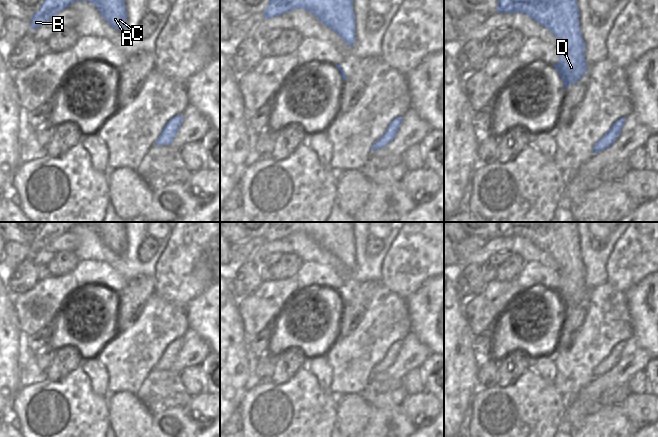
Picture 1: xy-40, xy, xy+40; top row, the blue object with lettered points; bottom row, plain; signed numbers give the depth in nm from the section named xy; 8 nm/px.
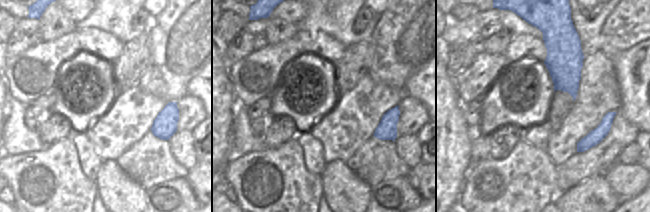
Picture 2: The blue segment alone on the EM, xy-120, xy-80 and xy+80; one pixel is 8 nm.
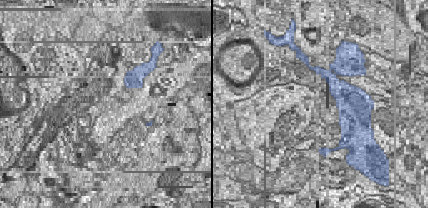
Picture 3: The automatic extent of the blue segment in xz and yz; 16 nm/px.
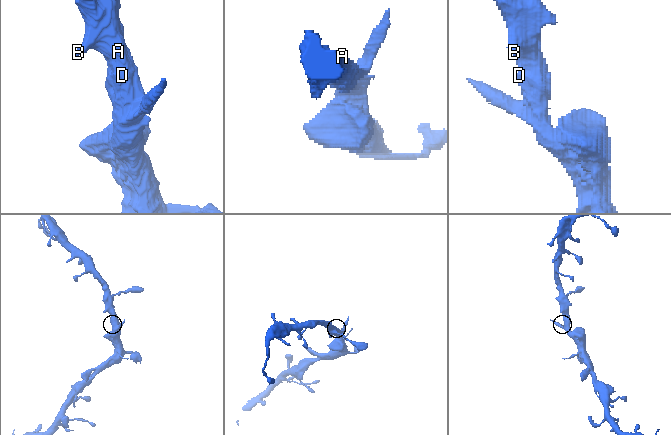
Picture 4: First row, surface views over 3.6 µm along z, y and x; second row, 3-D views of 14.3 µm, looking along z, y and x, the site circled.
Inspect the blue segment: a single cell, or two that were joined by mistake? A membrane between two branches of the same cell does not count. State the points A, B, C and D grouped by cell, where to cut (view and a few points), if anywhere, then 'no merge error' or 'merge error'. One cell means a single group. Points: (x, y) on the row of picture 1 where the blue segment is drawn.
A B C D; no cut; no merge error

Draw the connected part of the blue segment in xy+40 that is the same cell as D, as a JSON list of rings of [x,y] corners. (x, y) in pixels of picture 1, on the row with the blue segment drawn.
[[[498,0],[497,13],[524,13],[557,38],[559,62],[553,66],[563,80],[564,89],[585,75],[588,65],[585,60],[585,42],[579,26],[577,0]]]

